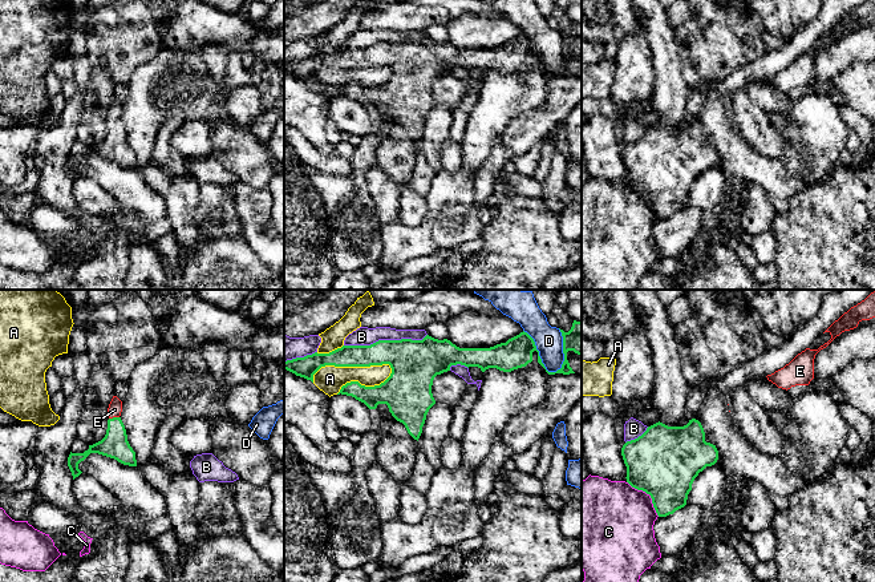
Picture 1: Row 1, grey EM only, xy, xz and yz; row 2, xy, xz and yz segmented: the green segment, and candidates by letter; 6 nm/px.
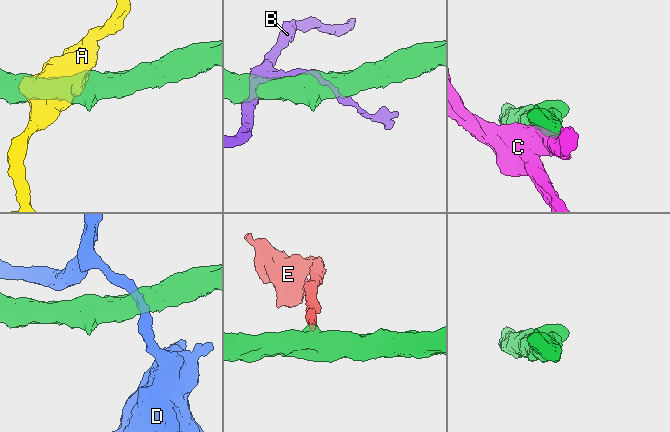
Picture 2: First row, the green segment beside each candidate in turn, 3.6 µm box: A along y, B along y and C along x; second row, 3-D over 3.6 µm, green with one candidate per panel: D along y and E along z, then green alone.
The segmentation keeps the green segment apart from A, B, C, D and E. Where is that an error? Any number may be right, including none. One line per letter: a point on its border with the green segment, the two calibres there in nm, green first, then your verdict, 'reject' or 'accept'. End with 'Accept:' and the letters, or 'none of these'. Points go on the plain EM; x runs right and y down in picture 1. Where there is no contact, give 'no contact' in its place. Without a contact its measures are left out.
A: xz (349, 68) | 140/170 nm | reject
B: xz (385, 43) | 280/110 nm | reject
C: yz (648, 195) | 420/440 nm | reject
D: xz (539, 59) | 190/170 nm | reject
E: xy (113, 120) | 160/90 nm | accept
Accept: E

